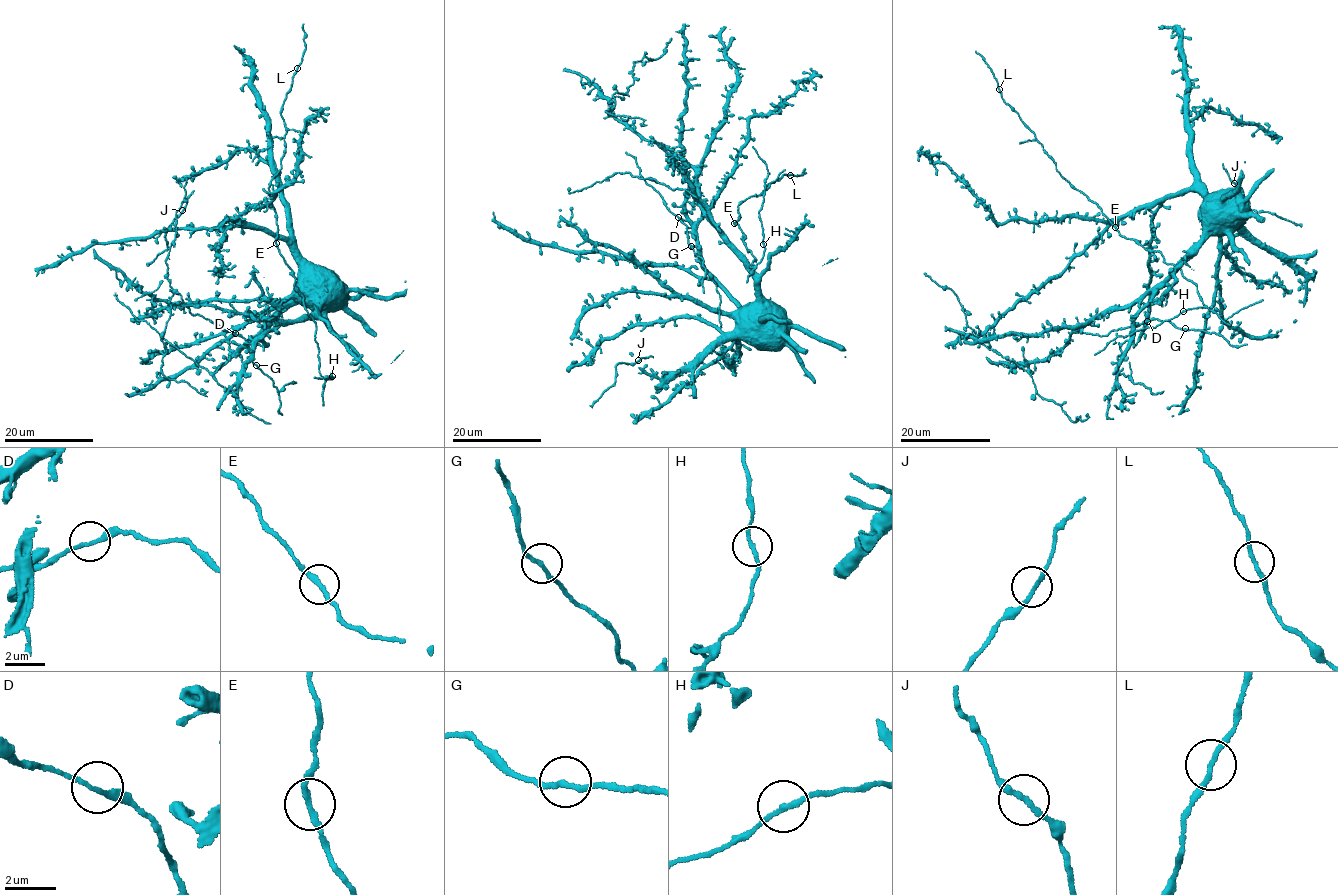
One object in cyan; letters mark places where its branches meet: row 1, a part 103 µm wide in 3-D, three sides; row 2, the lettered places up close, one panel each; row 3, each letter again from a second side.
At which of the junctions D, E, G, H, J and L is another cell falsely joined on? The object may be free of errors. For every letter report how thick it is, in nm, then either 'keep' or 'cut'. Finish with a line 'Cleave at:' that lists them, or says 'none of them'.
D: 160 nm thick; keep
E: 200 nm thick; keep
G: 190 nm thick; keep
H: 170 nm thick; keep
J: 200 nm thick; keep
L: 190 nm thick; keep
Cleave at: none of them

